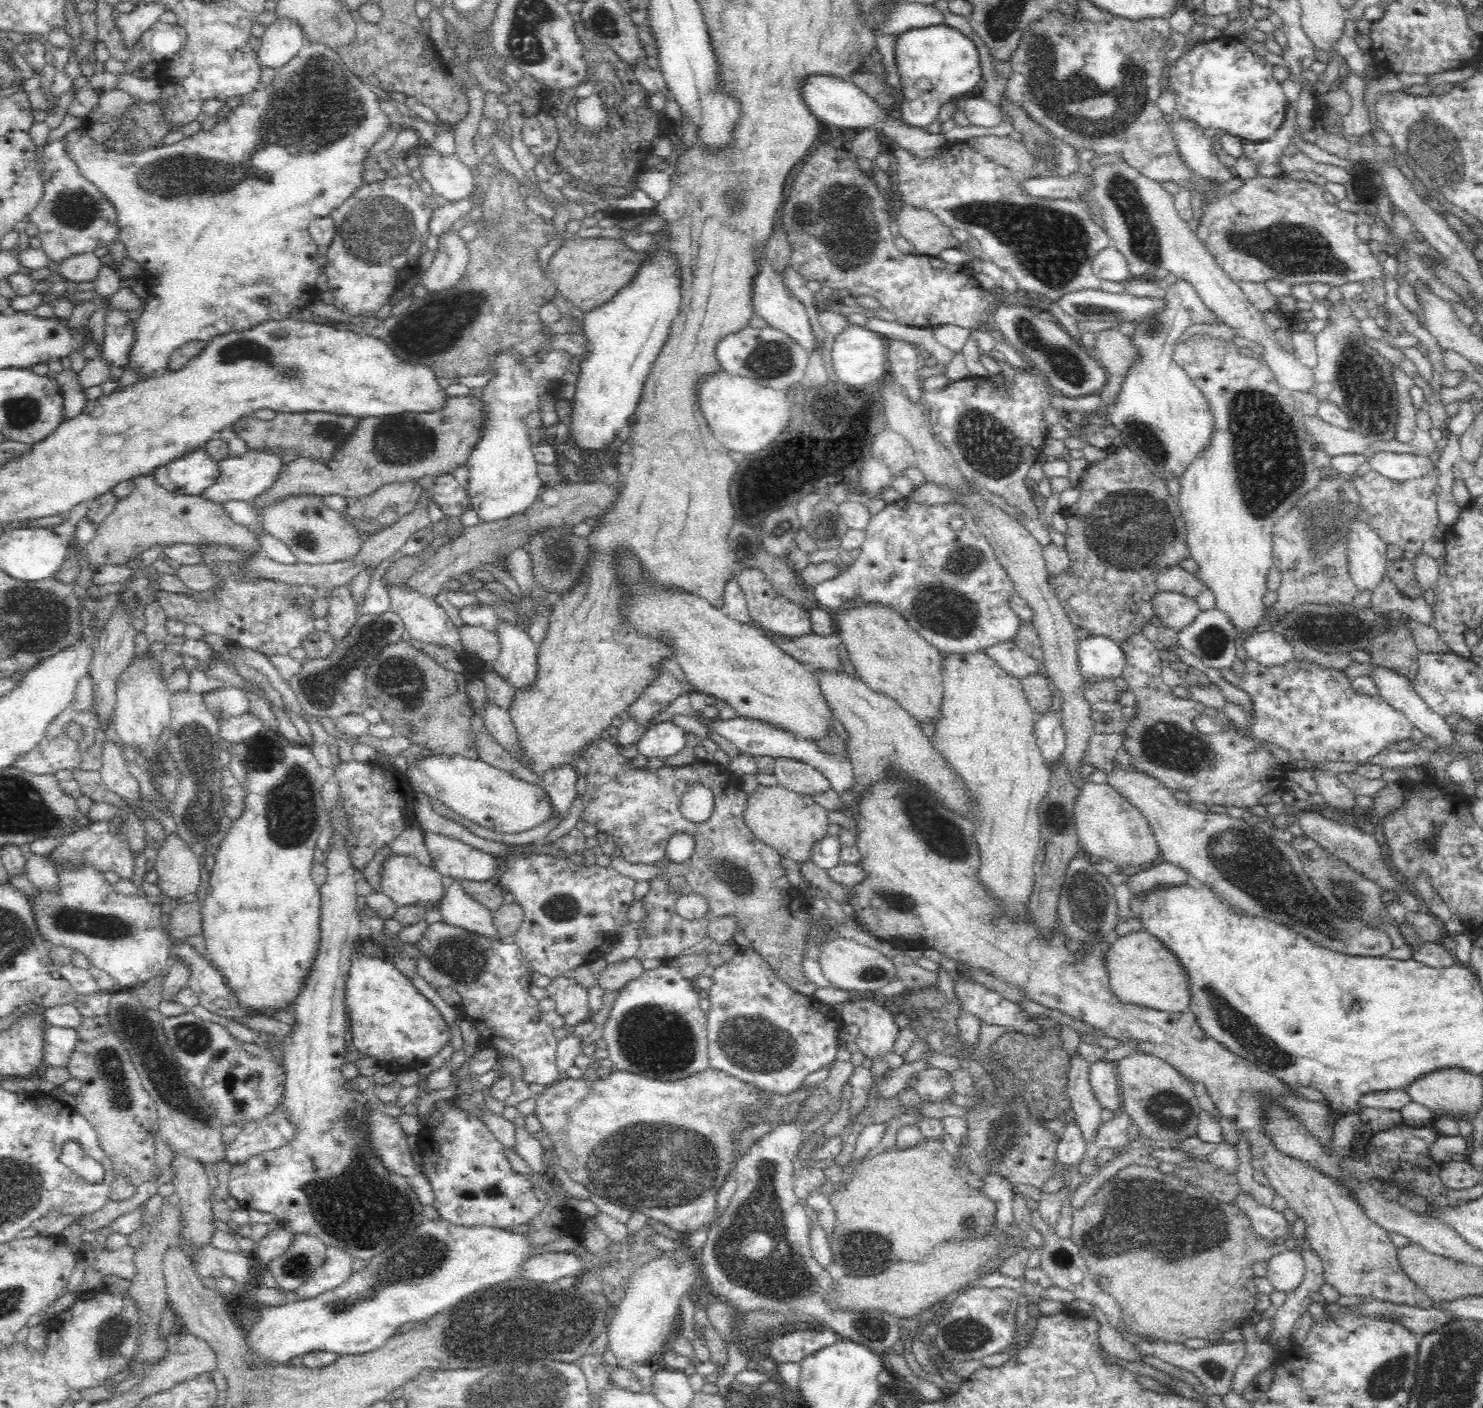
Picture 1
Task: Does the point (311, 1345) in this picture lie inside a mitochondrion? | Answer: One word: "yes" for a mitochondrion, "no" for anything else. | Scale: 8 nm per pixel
no

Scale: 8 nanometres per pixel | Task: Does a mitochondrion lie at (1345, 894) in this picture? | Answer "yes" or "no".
yes

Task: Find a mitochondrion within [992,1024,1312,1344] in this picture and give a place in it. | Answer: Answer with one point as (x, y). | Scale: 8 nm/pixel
(1158, 1217)

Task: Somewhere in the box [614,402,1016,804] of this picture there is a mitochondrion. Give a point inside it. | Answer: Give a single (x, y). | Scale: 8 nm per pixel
(937, 607)

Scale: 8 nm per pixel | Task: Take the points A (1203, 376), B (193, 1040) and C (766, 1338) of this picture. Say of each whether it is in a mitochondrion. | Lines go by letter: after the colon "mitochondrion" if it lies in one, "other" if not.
A: other
B: mitochondrion
C: other

